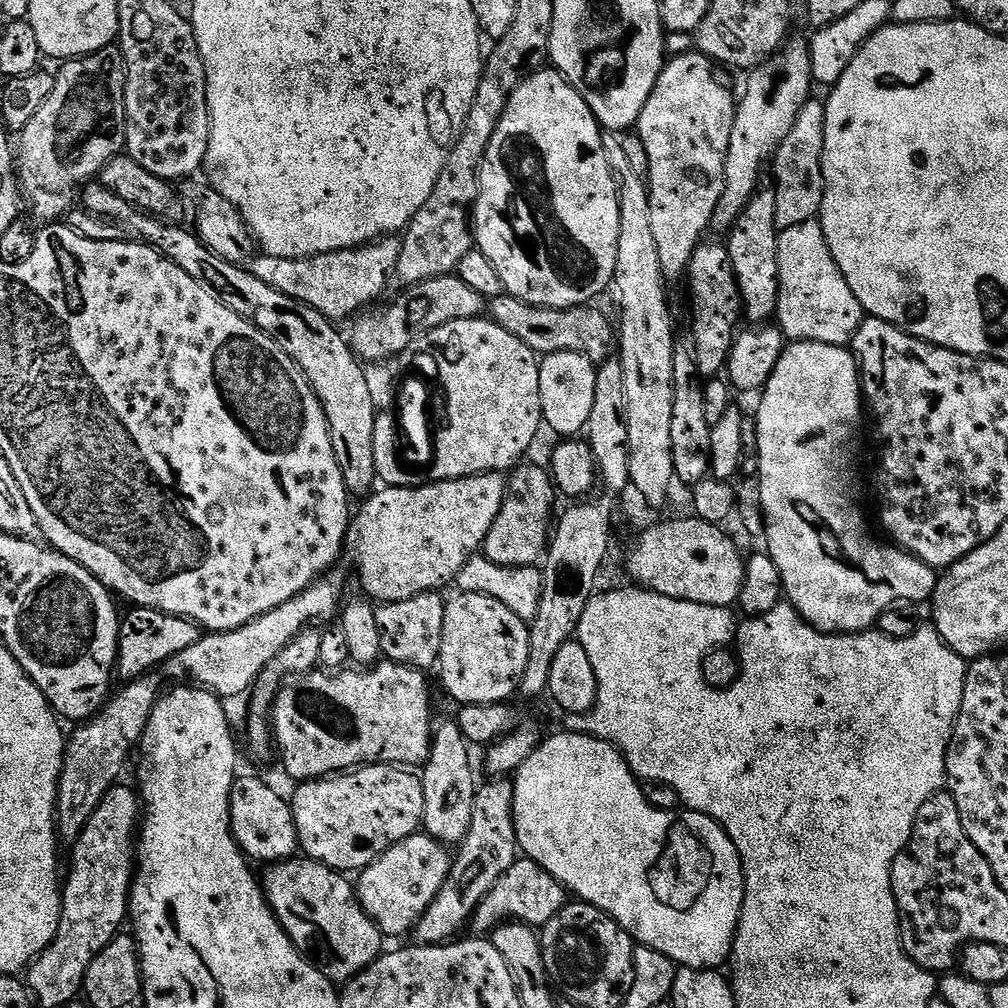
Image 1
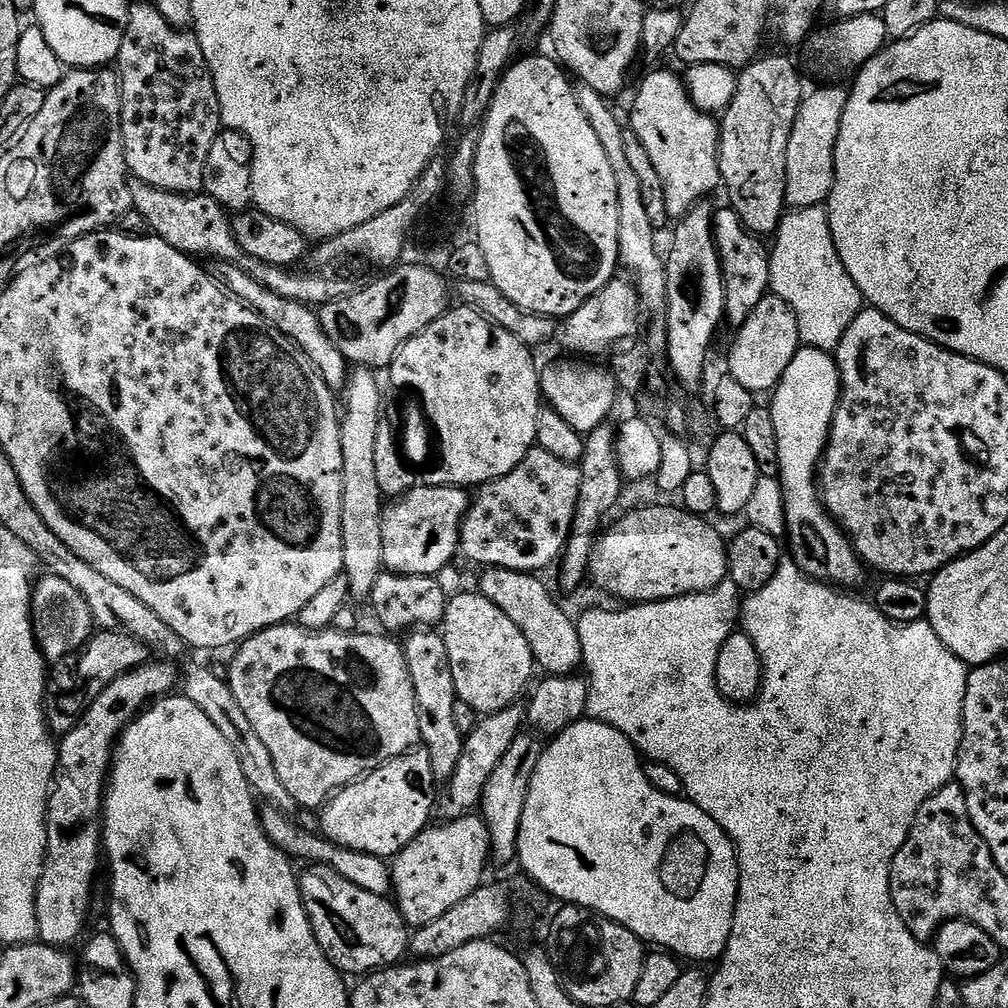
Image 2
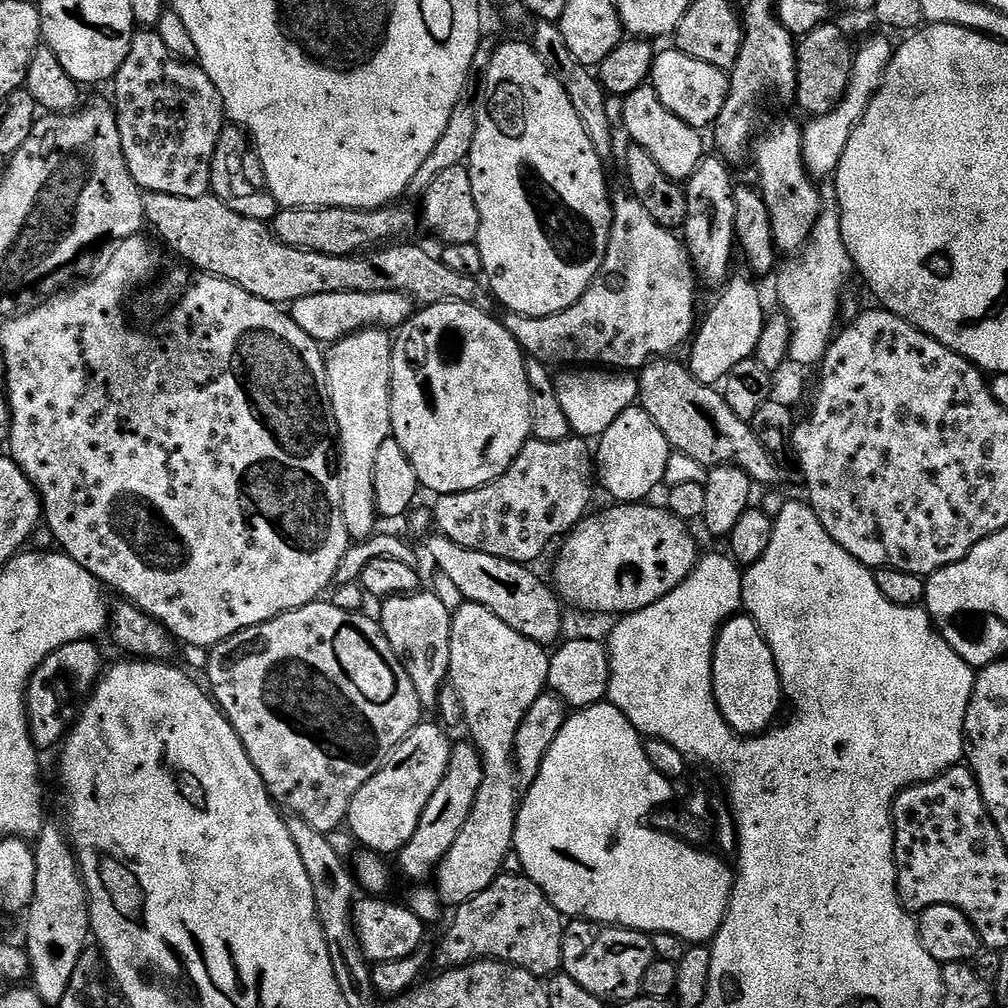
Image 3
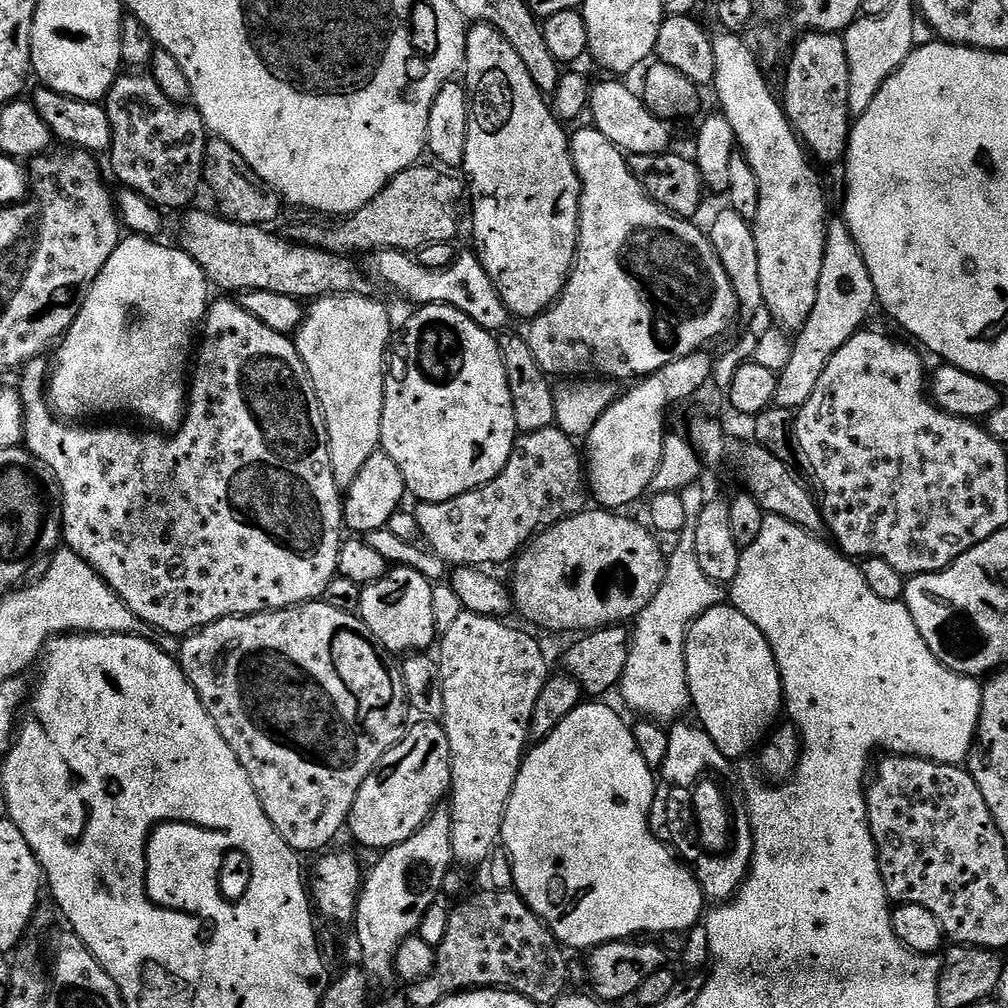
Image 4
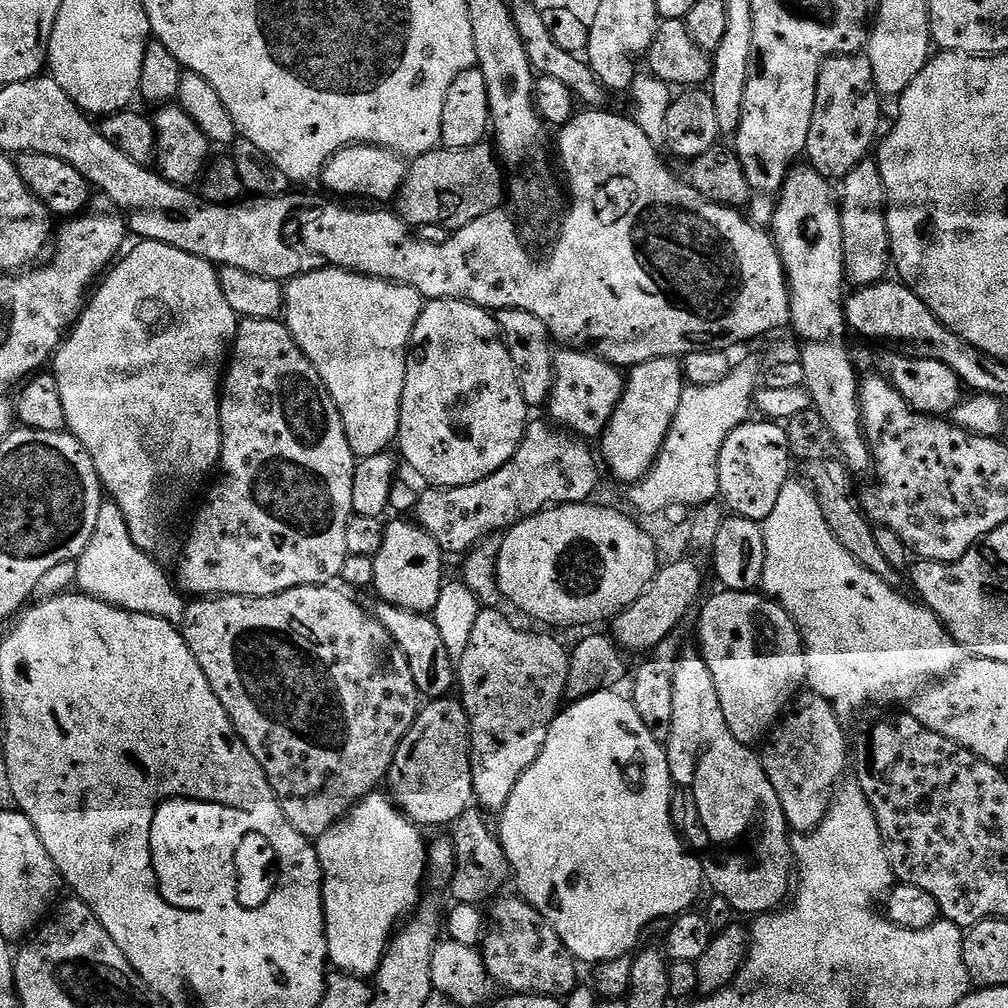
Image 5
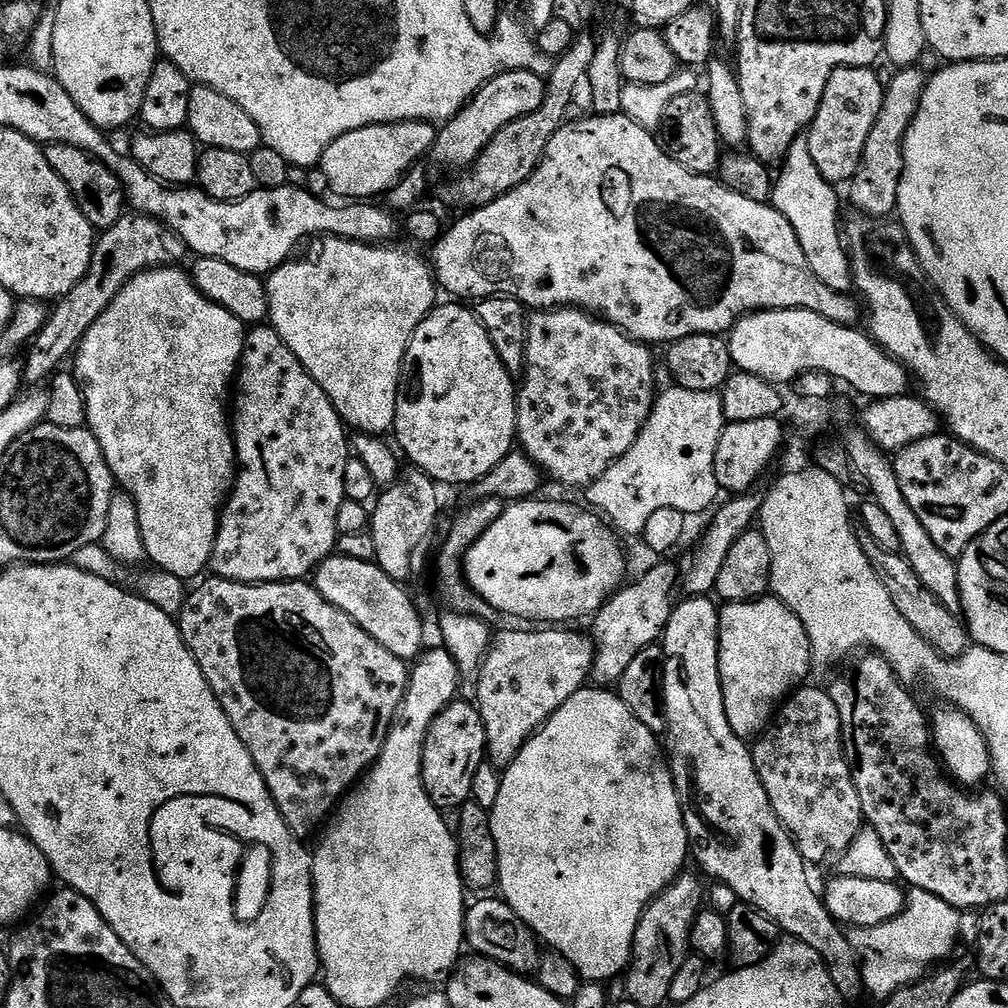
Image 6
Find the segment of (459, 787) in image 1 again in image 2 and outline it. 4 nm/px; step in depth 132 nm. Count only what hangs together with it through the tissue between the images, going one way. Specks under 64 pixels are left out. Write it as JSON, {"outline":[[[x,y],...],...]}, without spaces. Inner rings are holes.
{"outline":[[[436,630],[413,631],[403,637],[402,647],[410,670],[410,682],[414,682],[420,744],[430,754],[430,766],[437,781],[447,782],[454,774],[454,766],[458,766],[458,754],[462,754],[465,737],[454,723],[454,704],[458,697],[454,674],[450,670],[450,654],[446,654],[443,635]]]}

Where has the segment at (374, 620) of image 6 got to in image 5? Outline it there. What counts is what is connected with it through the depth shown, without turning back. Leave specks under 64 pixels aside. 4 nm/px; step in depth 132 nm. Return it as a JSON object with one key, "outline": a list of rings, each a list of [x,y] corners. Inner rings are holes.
{"outline":[[[377,603],[374,615],[386,626],[386,630],[394,638],[394,642],[406,654],[410,662],[410,670],[414,674],[414,682],[418,686],[421,697],[428,700],[443,700],[448,692],[457,687],[458,668],[450,650],[446,650],[446,642],[442,642],[442,633],[438,631],[435,619],[422,612],[411,612],[393,604]]]}

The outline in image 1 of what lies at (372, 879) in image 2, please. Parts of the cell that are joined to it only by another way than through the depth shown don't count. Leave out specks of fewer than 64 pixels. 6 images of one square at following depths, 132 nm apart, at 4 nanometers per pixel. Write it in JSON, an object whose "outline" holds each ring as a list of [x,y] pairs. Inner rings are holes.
{"outline":[[[242,774],[236,778],[231,790],[231,826],[240,848],[253,861],[262,860],[265,864],[273,864],[291,859],[299,851],[291,803],[258,776]]]}

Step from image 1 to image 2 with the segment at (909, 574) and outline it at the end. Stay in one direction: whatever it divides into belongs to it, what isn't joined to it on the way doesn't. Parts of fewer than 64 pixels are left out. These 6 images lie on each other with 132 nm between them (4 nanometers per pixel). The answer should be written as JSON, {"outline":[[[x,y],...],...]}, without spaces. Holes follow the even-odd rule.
{"outline":[[[801,347],[790,366],[786,367],[786,372],[782,374],[770,398],[772,432],[776,435],[776,464],[780,467],[778,479],[784,494],[786,544],[788,540],[789,546],[792,547],[791,559],[812,579],[852,590],[863,578],[864,572],[866,573],[865,565],[856,555],[856,550],[851,540],[845,536],[844,529],[824,509],[824,501],[820,499],[818,491],[818,469],[828,446],[828,432],[832,428],[832,419],[840,401],[840,371],[836,368],[835,359],[817,348]]]}

